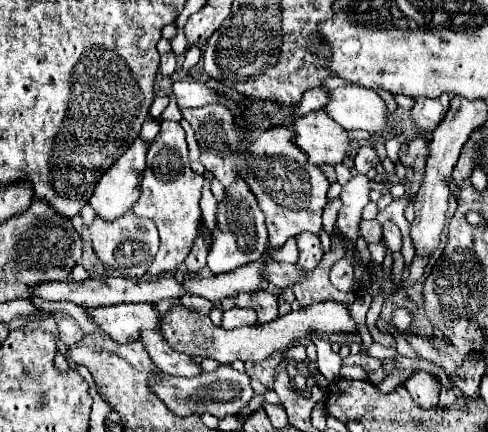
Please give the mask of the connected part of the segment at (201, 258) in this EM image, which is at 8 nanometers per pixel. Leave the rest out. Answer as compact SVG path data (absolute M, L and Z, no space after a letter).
M200 221L200 225L198 225L198 239L196 239L196 243L192 245L192 249L190 249L188 257L186 257L186 263L184 263L188 271L196 271L196 269L200 269L200 267L206 265L208 243L204 241L204 231L206 231L204 221Z

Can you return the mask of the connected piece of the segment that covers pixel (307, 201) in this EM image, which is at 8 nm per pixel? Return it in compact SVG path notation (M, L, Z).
M212 103L198 109L182 109L184 119L192 125L200 145L200 161L218 181L230 185L240 173L258 199L266 215L268 241L272 247L282 247L290 237L302 231L318 235L322 227L322 209L326 205L328 179L318 165L310 165L308 157L296 149L292 131L274 127L268 131L238 129L232 111L226 105Z

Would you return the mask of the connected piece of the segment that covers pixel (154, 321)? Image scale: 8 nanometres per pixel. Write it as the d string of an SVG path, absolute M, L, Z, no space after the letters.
M148 303L106 305L96 309L86 309L86 315L102 331L106 331L116 343L136 341L140 337L140 331L144 329L160 331L160 315Z

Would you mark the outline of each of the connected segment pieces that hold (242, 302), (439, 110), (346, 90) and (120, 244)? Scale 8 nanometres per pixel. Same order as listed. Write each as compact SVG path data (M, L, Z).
M260 289L260 293L240 293L236 297L236 305L242 308L250 307L258 313L258 323L264 325L278 317L278 301L270 291Z
M442 95L438 99L416 97L416 105L412 109L412 121L422 129L428 141L432 139L432 131L444 119L448 111L448 103L450 103L450 95Z
M346 85L346 87L338 87L334 91L330 91L330 101L324 107L324 111L328 113L328 117L332 117L340 127L344 127L346 131L350 129L362 129L374 135L382 135L382 137L390 137L392 129L392 119L386 117L386 103L382 101L382 97L366 87L358 87L358 85Z
M132 211L120 215L116 221L104 221L102 217L96 217L94 223L90 225L92 233L92 243L98 259L120 271L124 277L142 277L150 263L154 261L154 255L158 251L158 229L150 219L138 217Z

